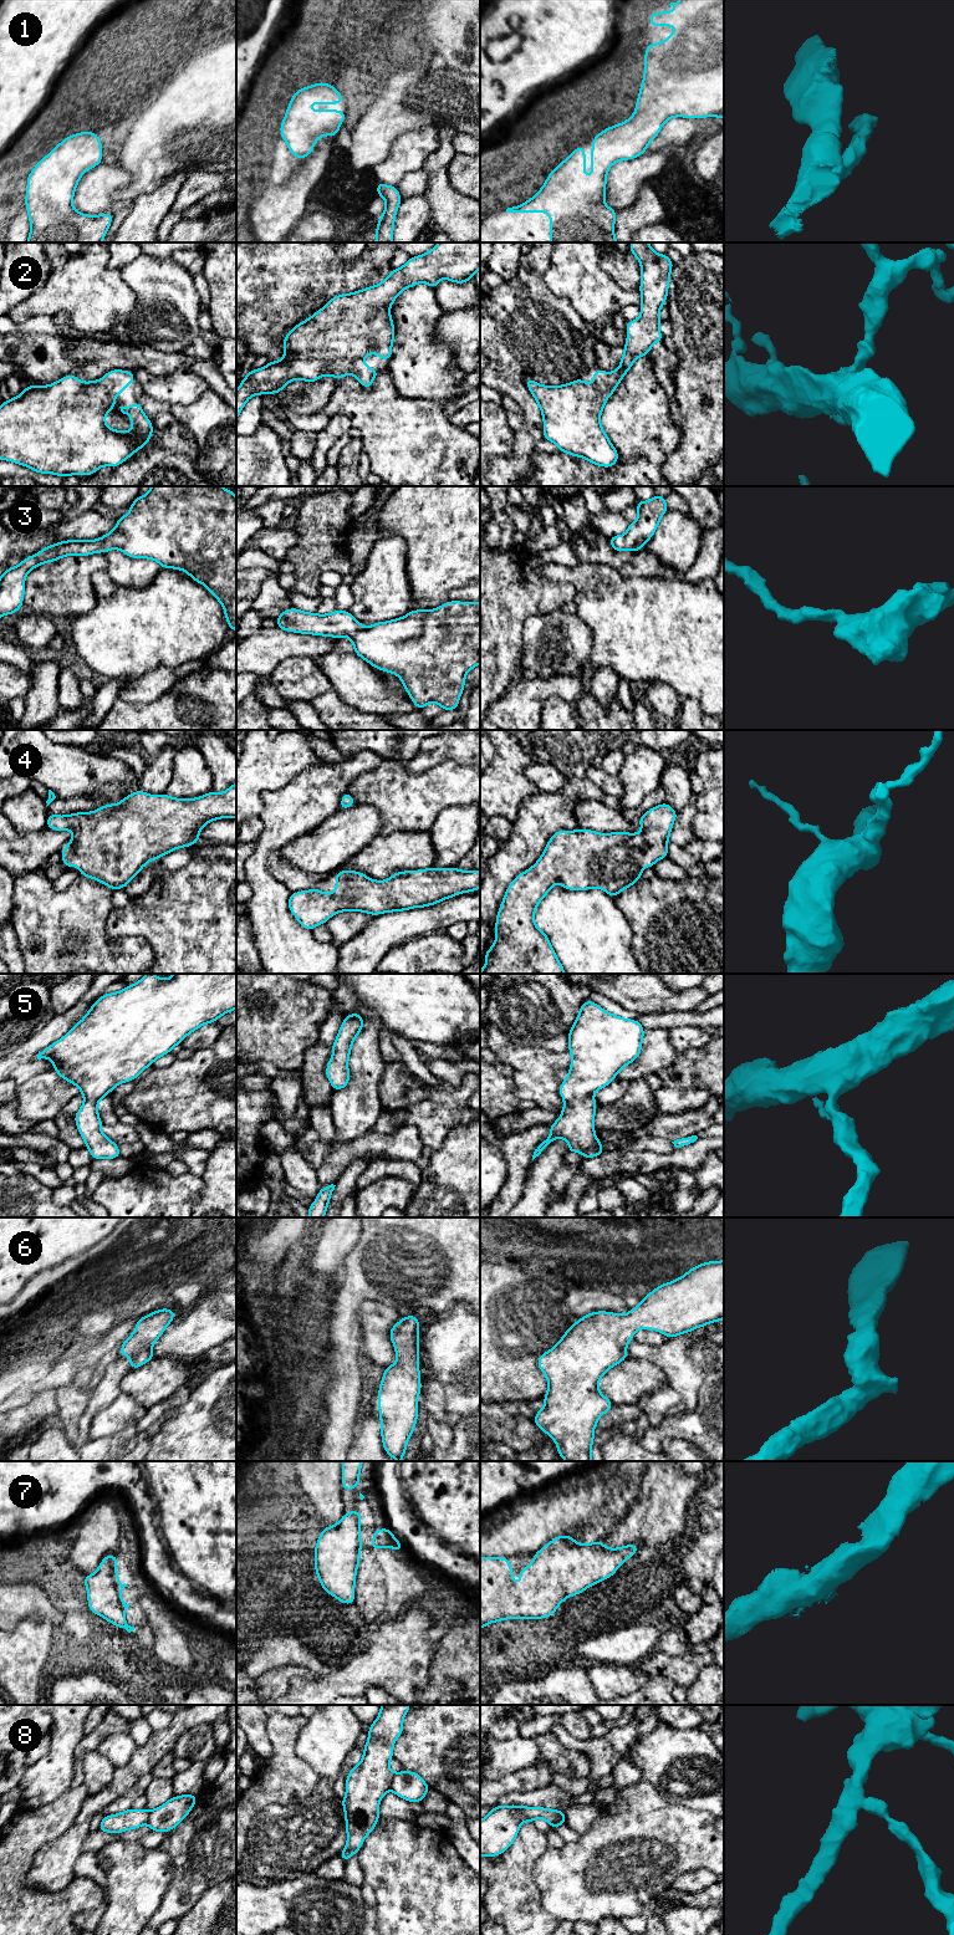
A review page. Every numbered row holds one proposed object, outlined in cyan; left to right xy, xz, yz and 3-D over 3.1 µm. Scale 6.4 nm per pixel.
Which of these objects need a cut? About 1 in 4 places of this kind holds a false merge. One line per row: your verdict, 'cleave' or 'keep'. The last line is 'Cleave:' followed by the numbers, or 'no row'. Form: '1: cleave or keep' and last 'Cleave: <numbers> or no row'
1: keep
2: keep
3: keep
4: keep
5: keep
6: keep
7: cleave
8: cleave
Cleave: 7, 8

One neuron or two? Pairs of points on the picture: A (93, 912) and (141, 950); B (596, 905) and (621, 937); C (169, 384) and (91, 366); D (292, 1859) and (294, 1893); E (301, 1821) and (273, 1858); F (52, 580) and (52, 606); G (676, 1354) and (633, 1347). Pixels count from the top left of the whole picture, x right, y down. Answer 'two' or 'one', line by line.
A: one
B: one
C: two
D: two
E: one
F: one
G: one

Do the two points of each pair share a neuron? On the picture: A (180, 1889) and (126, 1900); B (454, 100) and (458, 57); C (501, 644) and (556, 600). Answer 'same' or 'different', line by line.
A: different
B: different
C: same

